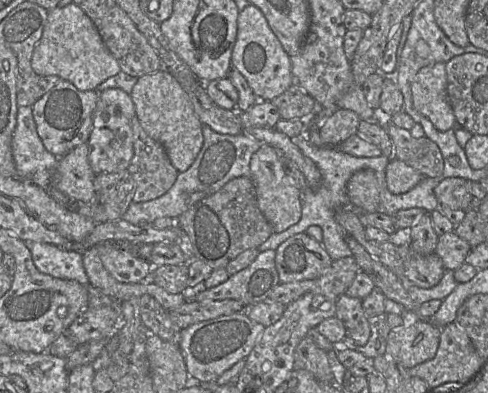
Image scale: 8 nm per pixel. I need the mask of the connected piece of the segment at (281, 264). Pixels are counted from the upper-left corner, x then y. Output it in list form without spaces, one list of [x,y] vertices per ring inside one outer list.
[[[305,232],[288,238],[275,251],[280,283],[318,278],[333,261],[322,244]]]

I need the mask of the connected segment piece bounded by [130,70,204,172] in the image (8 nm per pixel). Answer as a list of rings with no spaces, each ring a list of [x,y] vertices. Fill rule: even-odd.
[[[161,70],[139,77],[130,96],[142,128],[164,147],[178,172],[186,171],[197,158],[204,142],[203,124],[195,114],[186,92],[171,74]]]

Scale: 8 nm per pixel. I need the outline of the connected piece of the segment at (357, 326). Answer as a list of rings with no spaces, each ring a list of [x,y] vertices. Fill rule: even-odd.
[[[344,293],[336,302],[336,315],[346,329],[346,336],[356,345],[364,346],[370,337],[370,326],[364,315],[362,300]]]

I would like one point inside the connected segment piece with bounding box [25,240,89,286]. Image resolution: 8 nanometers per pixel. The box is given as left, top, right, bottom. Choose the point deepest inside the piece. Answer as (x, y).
(49, 259)

